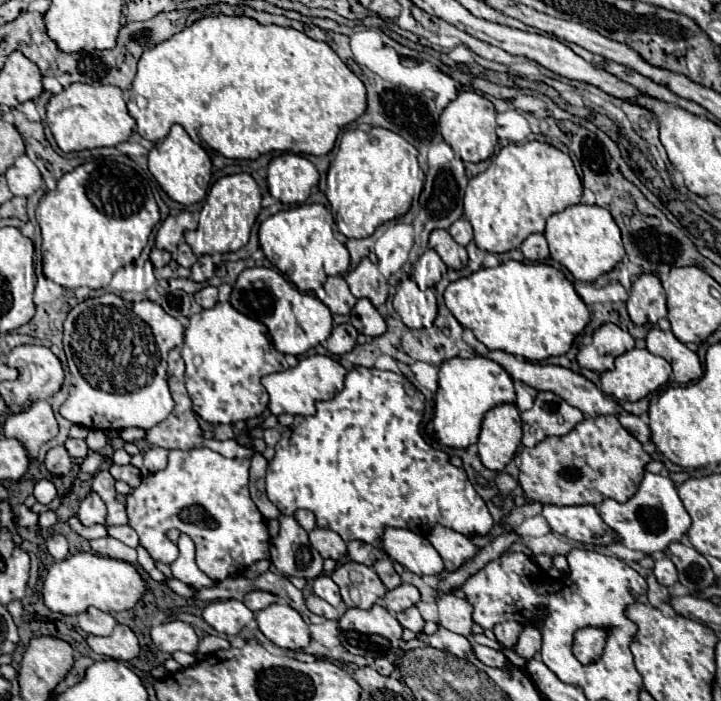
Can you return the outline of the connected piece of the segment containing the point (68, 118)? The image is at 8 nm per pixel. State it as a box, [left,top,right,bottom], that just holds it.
[47,84,135,152]

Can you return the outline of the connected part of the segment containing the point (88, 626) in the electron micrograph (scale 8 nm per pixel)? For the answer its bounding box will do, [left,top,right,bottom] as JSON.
[77,610,117,636]

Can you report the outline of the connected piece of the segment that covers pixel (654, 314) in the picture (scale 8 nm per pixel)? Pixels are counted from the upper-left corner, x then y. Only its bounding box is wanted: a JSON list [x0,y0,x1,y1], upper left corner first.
[627,274,667,324]

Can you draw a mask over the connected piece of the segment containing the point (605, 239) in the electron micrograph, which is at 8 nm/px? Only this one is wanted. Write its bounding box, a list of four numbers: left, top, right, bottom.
[543,204,625,282]

